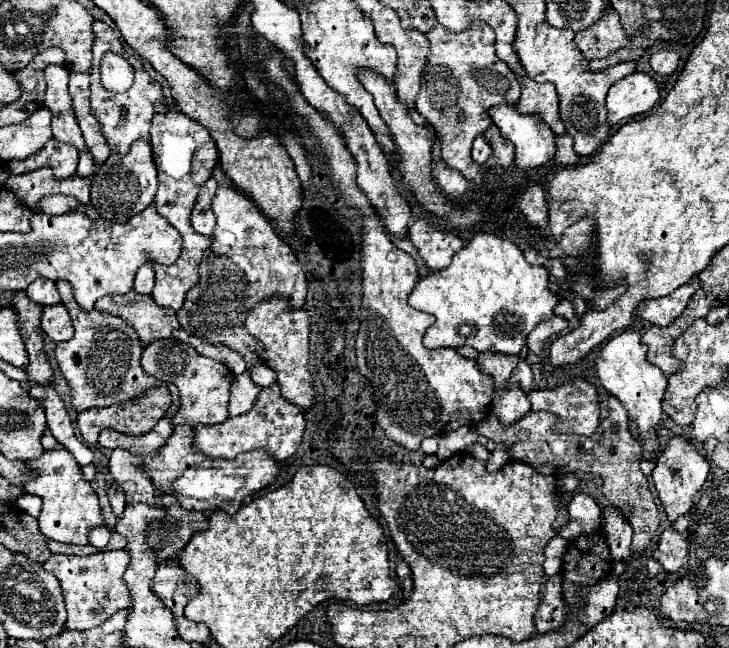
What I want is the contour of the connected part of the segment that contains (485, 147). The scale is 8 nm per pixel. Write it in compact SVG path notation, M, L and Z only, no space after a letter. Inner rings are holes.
M480 134L476 140L474 140L474 148L472 148L472 160L476 162L476 164L480 164L480 166L484 166L486 164L486 160L488 160L488 152L490 152L492 148L490 148L490 144L488 144L488 140Z

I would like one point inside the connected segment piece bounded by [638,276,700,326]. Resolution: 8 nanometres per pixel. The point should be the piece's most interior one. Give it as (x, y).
(662, 311)

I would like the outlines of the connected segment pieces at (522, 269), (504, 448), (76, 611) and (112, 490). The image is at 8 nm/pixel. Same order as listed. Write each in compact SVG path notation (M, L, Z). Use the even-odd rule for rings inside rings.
M476 232L464 248L454 254L448 268L430 272L416 282L408 296L408 304L416 310L430 312L436 318L424 334L424 346L430 350L468 344L478 352L520 354L530 330L540 320L554 314L552 310L558 304L558 298L554 294L528 294L528 262L516 244L486 232ZM462 326L476 328L476 334L462 336Z
M496 444L496 448L494 448L494 452L492 452L492 456L490 456L490 460L488 460L488 470L490 472L496 472L496 470L500 470L504 464L508 464L510 462L510 456L508 456L508 444Z
M106 550L106 552L98 552L92 556L84 556L84 558L52 554L48 562L42 564L48 572L52 572L60 580L62 596L64 596L66 610L68 610L66 628L88 630L88 628L100 626L118 610L132 606L132 598L122 580L124 570L128 568L128 560L130 556L124 550Z
M110 486L108 488L108 494L110 494L110 504L112 504L112 510L116 516L122 516L124 514L124 508L126 508L126 500L124 500L124 492L118 488L118 486Z

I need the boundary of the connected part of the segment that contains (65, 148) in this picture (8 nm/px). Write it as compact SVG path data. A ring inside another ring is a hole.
M52 138L42 148L42 152L32 154L30 160L12 160L8 162L8 168L12 174L28 174L40 168L50 168L56 180L66 180L76 174L76 164L78 150L70 144Z

